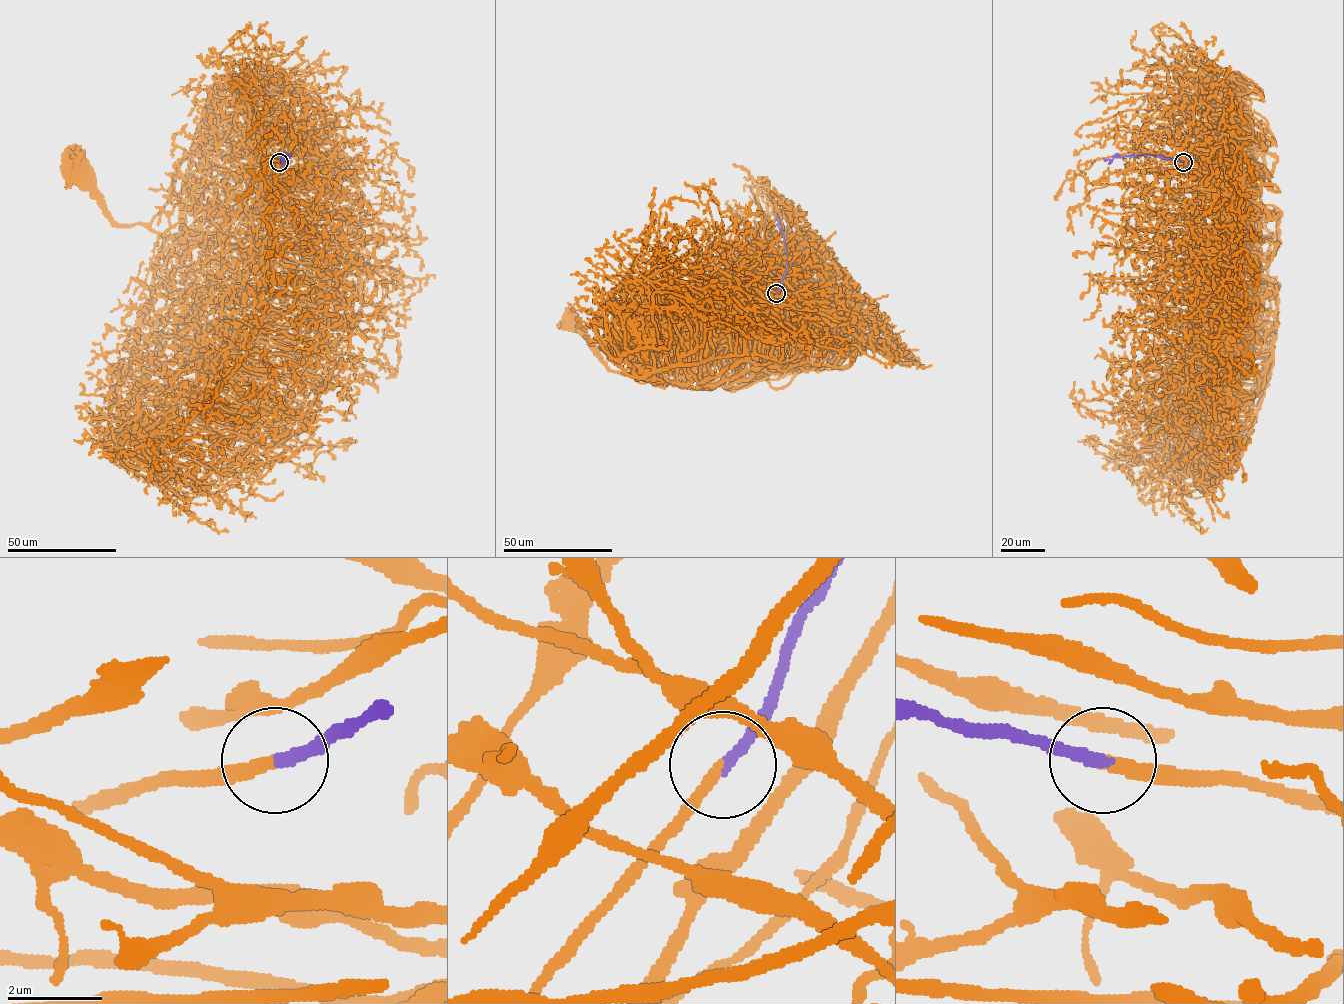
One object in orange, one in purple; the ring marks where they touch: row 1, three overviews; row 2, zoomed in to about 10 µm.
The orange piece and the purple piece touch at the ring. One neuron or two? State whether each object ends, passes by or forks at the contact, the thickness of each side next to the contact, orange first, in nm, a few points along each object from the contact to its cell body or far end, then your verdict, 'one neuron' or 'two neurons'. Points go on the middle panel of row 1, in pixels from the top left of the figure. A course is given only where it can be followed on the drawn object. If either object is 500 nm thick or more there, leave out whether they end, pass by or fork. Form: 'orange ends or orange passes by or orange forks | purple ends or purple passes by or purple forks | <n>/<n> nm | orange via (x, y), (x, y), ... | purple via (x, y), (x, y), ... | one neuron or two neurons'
orange ends | purple ends | 240/240 nm | orange via (776, 293), (738, 335), (736, 378), (701, 386), (693, 376), (666, 369), (647, 375), (612, 371), (568, 321) | purple via (776, 293), (787, 261), (777, 213) | one neuron

